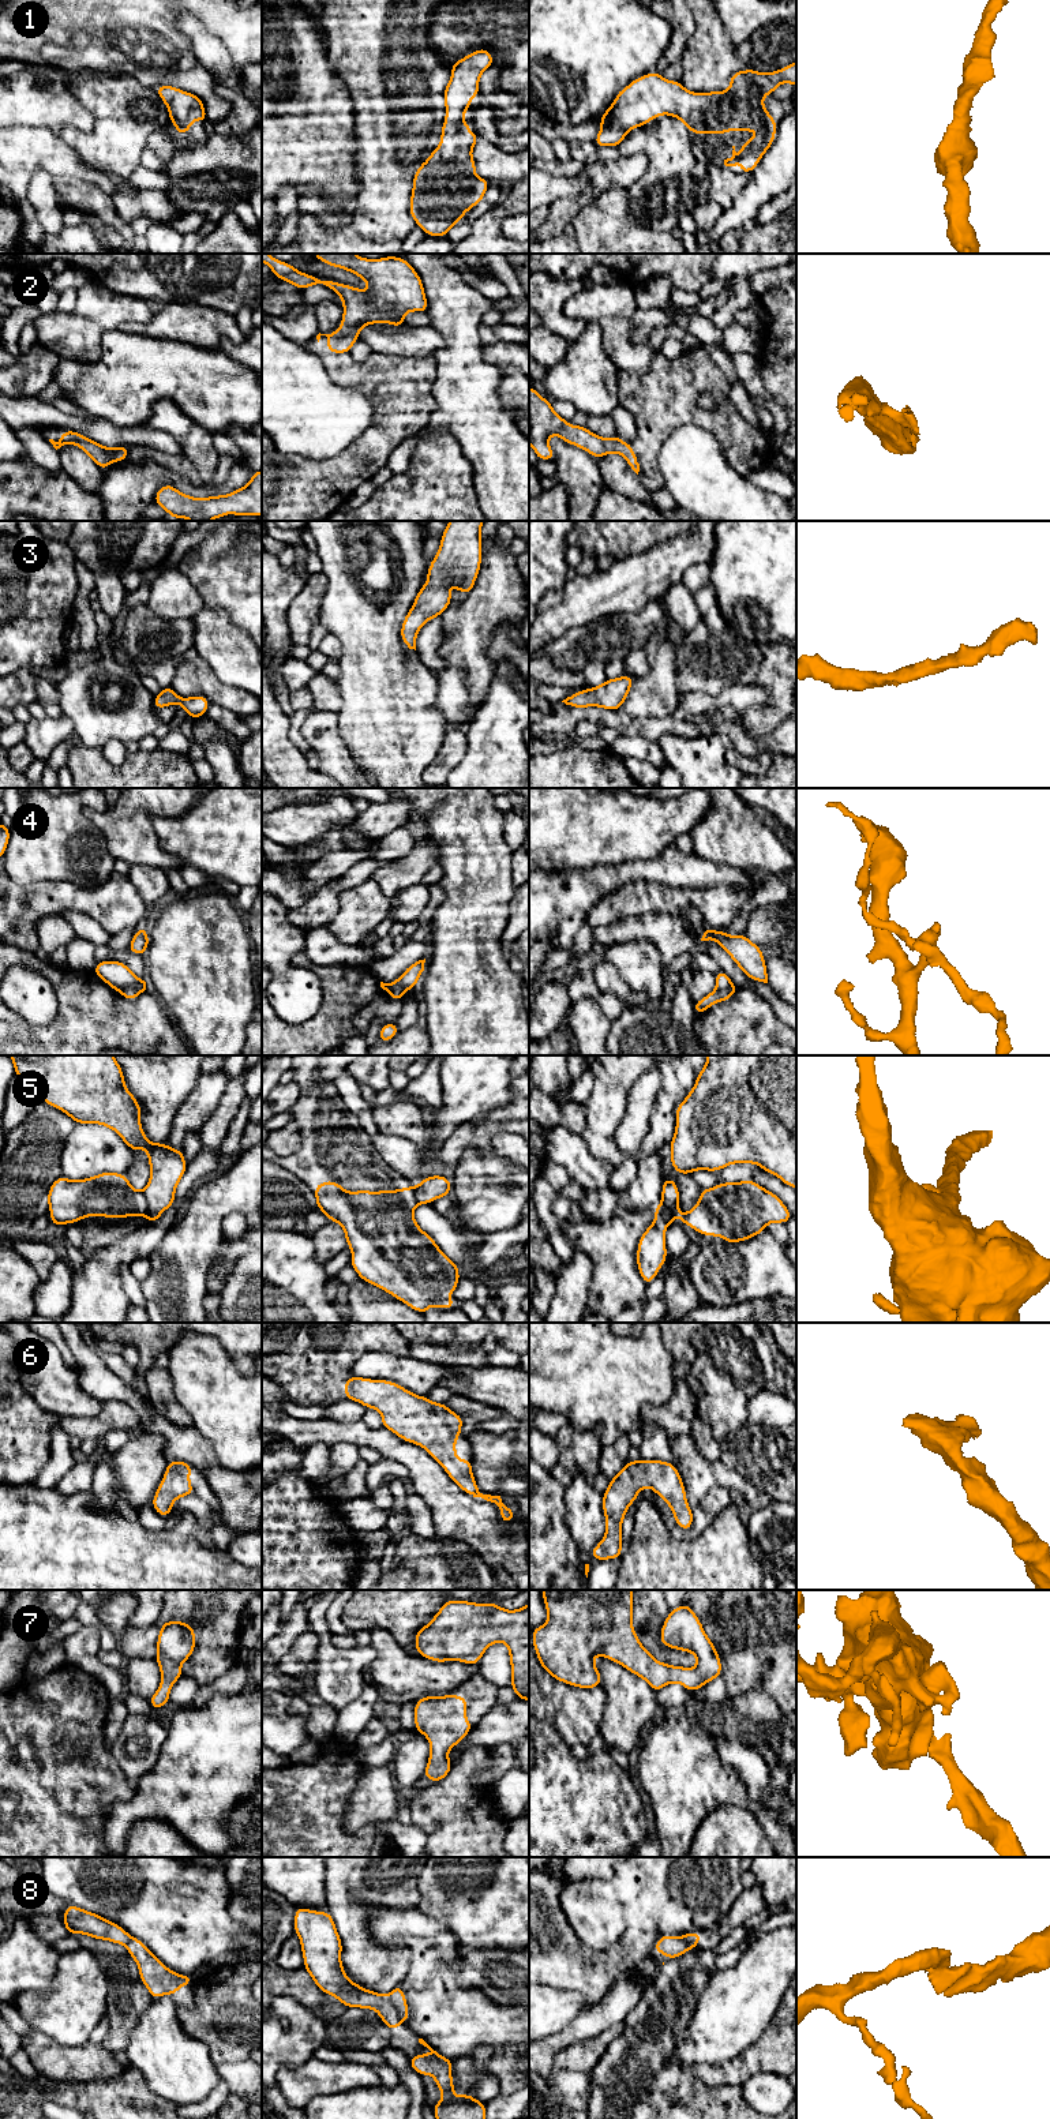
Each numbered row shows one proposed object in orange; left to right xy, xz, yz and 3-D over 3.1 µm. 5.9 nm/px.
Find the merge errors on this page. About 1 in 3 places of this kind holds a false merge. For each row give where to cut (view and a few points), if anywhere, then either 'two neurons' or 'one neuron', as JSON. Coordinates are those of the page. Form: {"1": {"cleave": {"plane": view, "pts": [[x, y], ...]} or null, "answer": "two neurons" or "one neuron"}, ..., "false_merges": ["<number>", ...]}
{"1": {"cleave": null, "answer": "one neuron"}, "2": {"cleave": null, "answer": "one neuron"}, "3": {"cleave": null, "answer": "one neuron"}, "4": {"cleave": {"plane": "xy", "pts": [[120, 990], [132, 987], [138, 993]]}, "answer": "two neurons"}, "5": {"cleave": {"plane": "xy", "pts": [[142, 1192], [146, 1200], [146, 1215]]}, "answer": "two neurons"}, "6": {"cleave": null, "answer": "one neuron"}, "7": {"cleave": null, "answer": "one neuron"}, "8": {"cleave": {"plane": "xz", "pts": [[386, 1995], [401, 2020]]}, "answer": "two neurons"}, "false_merges": ["4", "5", "8"]}

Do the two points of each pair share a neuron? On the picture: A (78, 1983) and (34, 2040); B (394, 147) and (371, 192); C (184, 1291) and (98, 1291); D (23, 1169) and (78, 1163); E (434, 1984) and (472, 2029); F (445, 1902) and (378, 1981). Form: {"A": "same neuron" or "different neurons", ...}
{"A": "different neurons", "B": "same neuron", "C": "different neurons", "D": "different neurons", "E": "same neuron", "F": "different neurons"}

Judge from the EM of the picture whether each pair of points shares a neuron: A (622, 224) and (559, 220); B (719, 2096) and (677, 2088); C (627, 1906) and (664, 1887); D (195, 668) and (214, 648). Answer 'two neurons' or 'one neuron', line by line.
A: two neurons
B: one neuron
C: one neuron
D: two neurons

